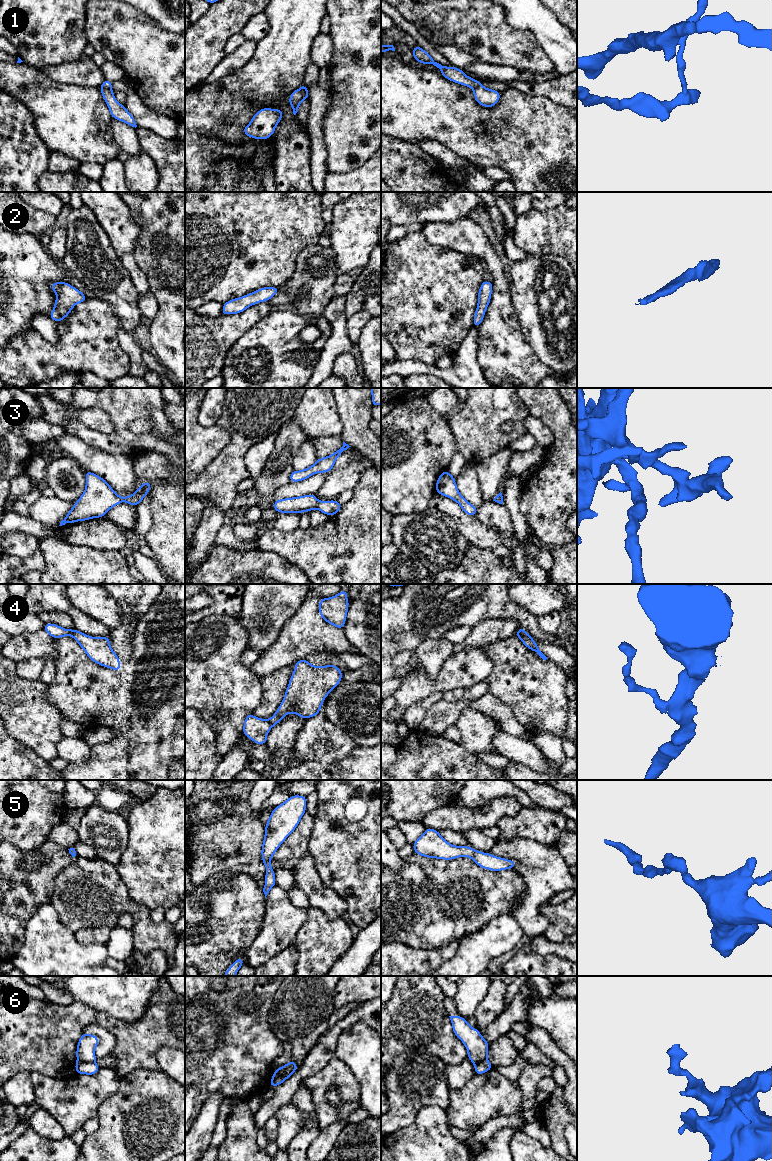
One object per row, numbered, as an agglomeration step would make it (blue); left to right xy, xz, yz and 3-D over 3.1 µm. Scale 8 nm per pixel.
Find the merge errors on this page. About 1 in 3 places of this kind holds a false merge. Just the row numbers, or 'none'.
1, 4, 6

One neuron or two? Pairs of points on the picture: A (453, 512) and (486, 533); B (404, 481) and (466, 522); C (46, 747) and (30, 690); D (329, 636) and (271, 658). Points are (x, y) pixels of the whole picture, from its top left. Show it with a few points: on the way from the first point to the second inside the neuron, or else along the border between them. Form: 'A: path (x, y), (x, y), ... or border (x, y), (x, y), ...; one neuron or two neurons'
A: path (461, 517), (478, 533); one neuron
B: border (435, 491), (427, 505); two neurons
C: path (41, 733), (37, 725), (30, 718), (30, 704); one neuron
D: path (315, 639), (304, 644), (295, 653), (285, 653); one neuron

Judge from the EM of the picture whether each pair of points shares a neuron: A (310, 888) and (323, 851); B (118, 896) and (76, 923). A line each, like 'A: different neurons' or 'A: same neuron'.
A: different neurons
B: same neuron

